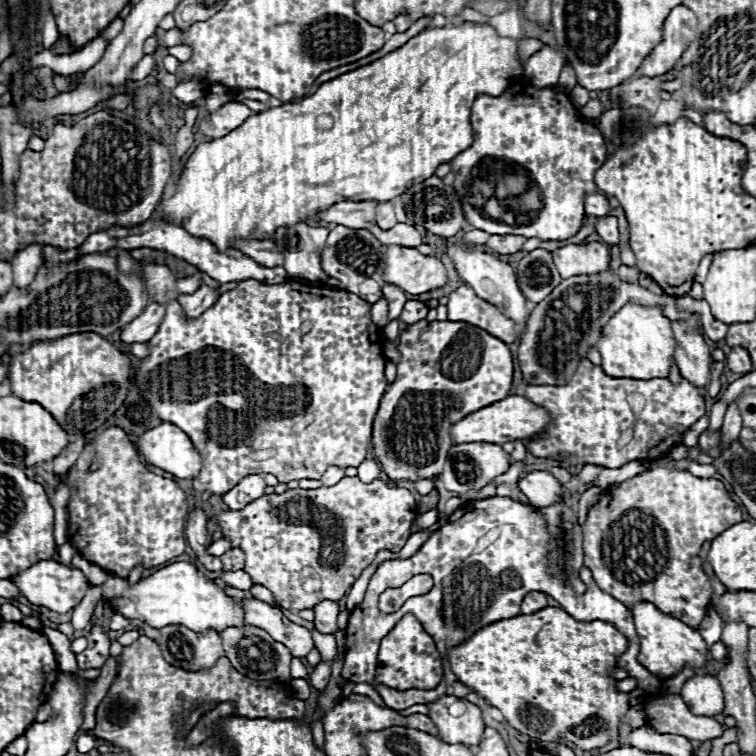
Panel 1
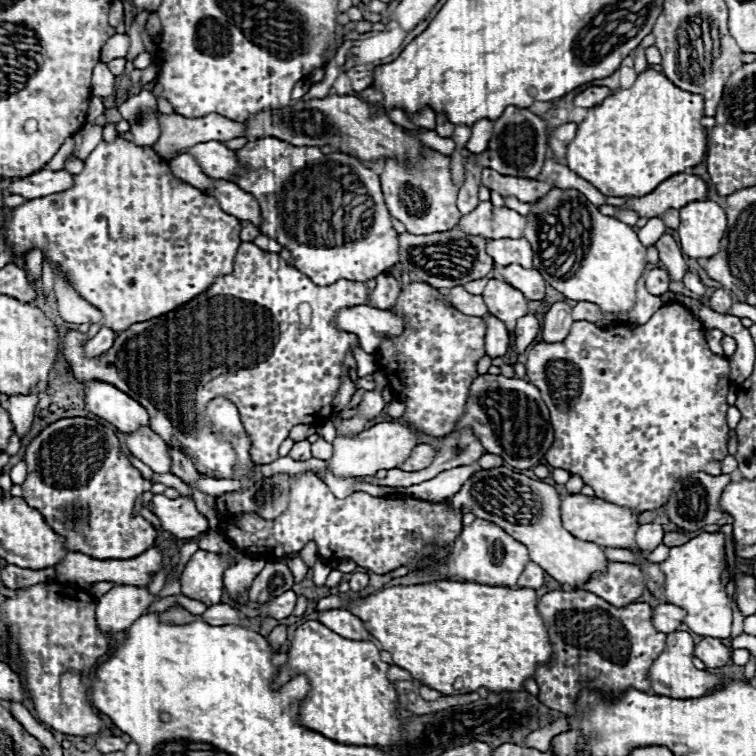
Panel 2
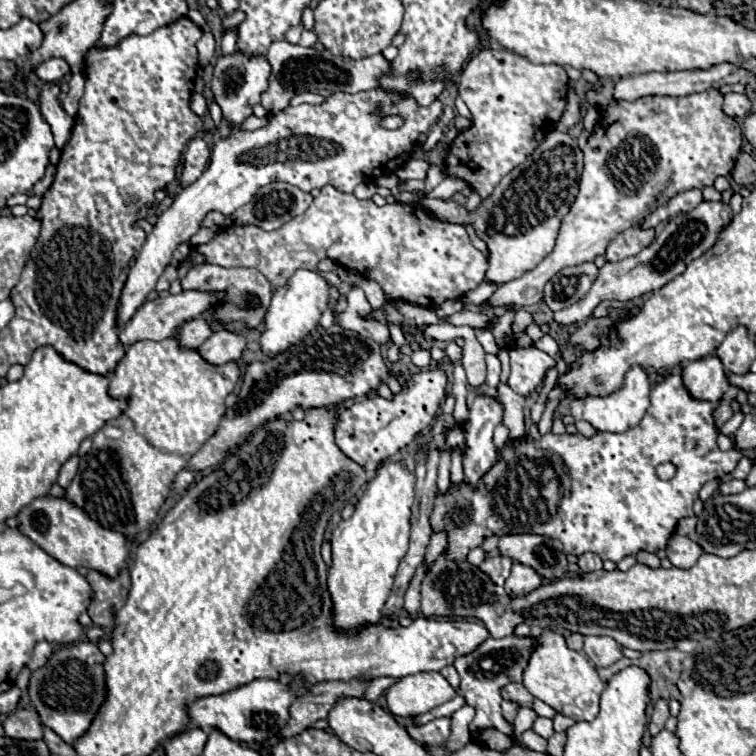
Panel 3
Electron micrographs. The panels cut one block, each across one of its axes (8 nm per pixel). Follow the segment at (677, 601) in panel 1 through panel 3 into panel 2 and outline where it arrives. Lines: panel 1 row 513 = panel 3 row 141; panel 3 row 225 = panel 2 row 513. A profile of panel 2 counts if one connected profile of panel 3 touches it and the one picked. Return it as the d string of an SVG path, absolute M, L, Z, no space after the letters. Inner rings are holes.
M568 494L562 498L562 524L564 528L576 536L578 540L584 542L594 542L598 546L604 548L626 548L626 550L638 550L636 546L636 530L638 530L638 522L636 522L638 514L624 508L624 506L616 506L612 502L606 502L602 498L596 496L584 496L584 494Z

